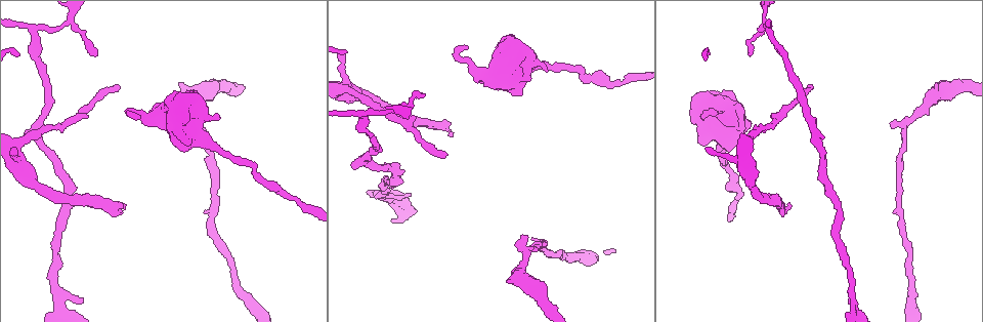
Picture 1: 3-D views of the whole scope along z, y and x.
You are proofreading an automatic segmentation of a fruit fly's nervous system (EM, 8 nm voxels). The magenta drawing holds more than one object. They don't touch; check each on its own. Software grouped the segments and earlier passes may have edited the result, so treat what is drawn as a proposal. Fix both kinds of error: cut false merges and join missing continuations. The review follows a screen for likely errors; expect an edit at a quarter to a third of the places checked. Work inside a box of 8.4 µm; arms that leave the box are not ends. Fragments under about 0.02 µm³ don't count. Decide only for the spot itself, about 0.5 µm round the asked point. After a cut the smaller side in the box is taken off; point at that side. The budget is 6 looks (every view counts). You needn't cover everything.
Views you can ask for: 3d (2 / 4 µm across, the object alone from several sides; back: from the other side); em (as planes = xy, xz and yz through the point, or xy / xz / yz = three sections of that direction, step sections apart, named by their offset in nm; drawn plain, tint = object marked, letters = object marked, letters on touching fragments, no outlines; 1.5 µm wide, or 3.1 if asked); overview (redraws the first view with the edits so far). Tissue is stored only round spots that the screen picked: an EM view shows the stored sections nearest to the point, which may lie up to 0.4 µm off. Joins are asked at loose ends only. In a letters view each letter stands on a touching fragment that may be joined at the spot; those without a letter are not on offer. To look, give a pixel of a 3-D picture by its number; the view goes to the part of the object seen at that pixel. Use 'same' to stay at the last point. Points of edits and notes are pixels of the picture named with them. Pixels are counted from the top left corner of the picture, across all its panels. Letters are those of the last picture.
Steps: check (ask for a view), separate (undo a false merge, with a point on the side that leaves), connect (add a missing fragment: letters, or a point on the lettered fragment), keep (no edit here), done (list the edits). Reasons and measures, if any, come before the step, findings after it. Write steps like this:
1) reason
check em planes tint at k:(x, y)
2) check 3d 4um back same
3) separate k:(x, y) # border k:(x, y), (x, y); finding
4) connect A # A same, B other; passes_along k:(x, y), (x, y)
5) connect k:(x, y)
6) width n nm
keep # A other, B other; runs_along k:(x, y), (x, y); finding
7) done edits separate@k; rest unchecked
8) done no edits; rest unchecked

tapers out
check 3d 4um at 1:(423, 95)

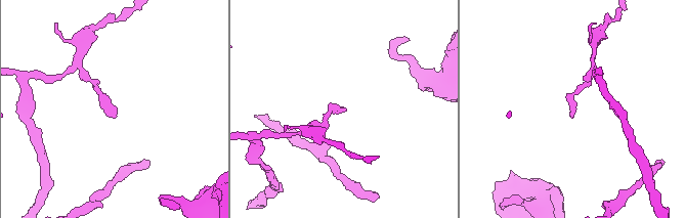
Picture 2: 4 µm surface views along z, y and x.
need the tissue
check em xy step 4 letters at 2:(345, 111)

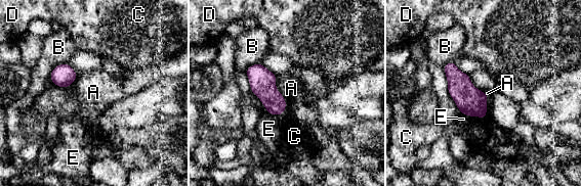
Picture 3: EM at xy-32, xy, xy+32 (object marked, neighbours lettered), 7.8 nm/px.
another direction
check em planes letters same

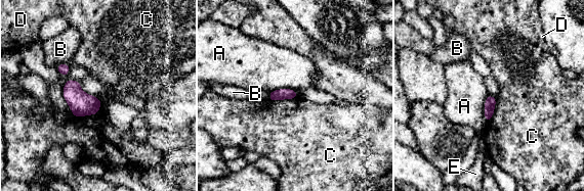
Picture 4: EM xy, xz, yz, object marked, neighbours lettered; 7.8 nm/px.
width 90 nm; longest_contact C 260 nm
keep # A other, B other, C other, D other, E other; none of them fits

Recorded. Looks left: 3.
free end
check 3d 2um at 1:(891, 124)

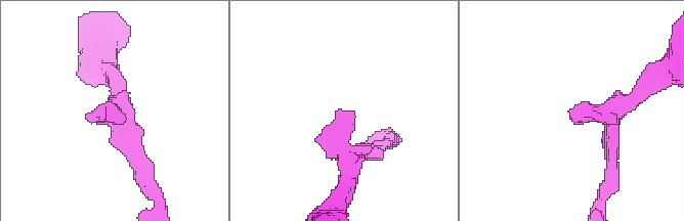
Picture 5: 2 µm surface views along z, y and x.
check em planes plain at 5:(123, 114)

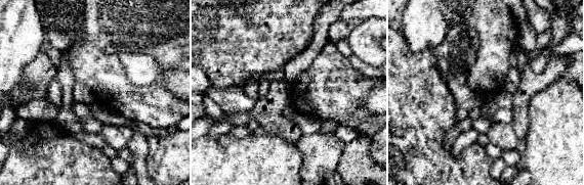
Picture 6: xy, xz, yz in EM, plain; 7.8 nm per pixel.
check em planes letters same

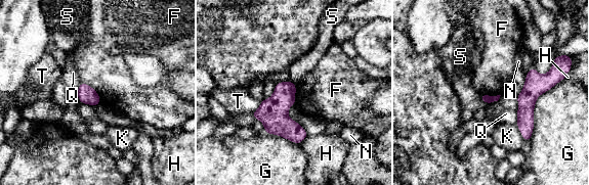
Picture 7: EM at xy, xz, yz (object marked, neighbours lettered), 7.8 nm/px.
keep # F other, G other, H other, K other, N other, Q other, S other, T other; border 7:(81, 82), (89, 85), (100, 101); none of them fits

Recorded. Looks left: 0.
done no edits; rest unchecked

